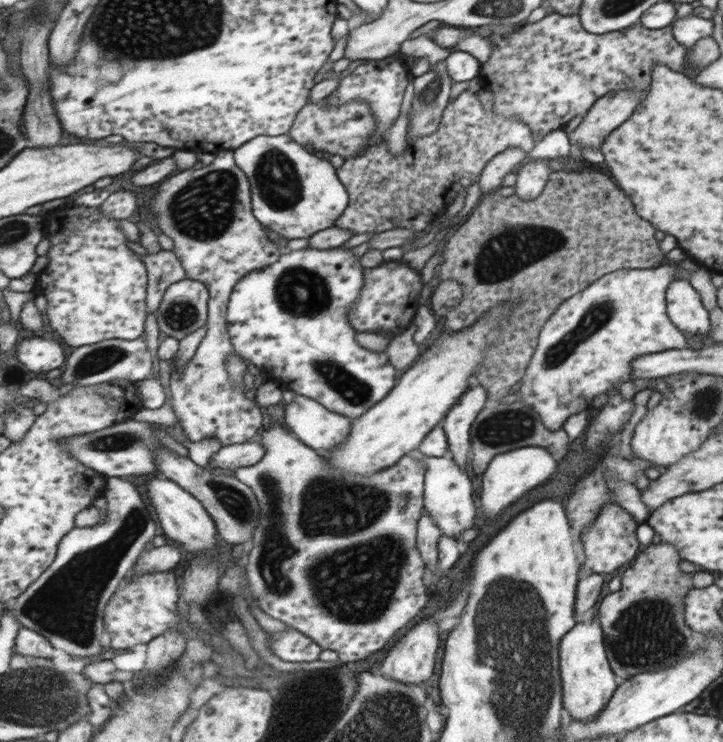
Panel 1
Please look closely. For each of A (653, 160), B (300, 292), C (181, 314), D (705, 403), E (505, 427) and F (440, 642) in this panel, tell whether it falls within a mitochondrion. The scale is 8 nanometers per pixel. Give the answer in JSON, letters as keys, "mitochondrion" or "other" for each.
{"A":"other","B":"mitochondrion","C":"mitochondrion","D":"mitochondrion","E":"mitochondrion","F":"other"}

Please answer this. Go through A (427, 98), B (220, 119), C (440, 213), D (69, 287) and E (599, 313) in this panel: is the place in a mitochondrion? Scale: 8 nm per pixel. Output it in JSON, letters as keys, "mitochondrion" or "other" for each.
{"A":"mitochondrion","B":"other","C":"other","D":"other","E":"mitochondrion"}

